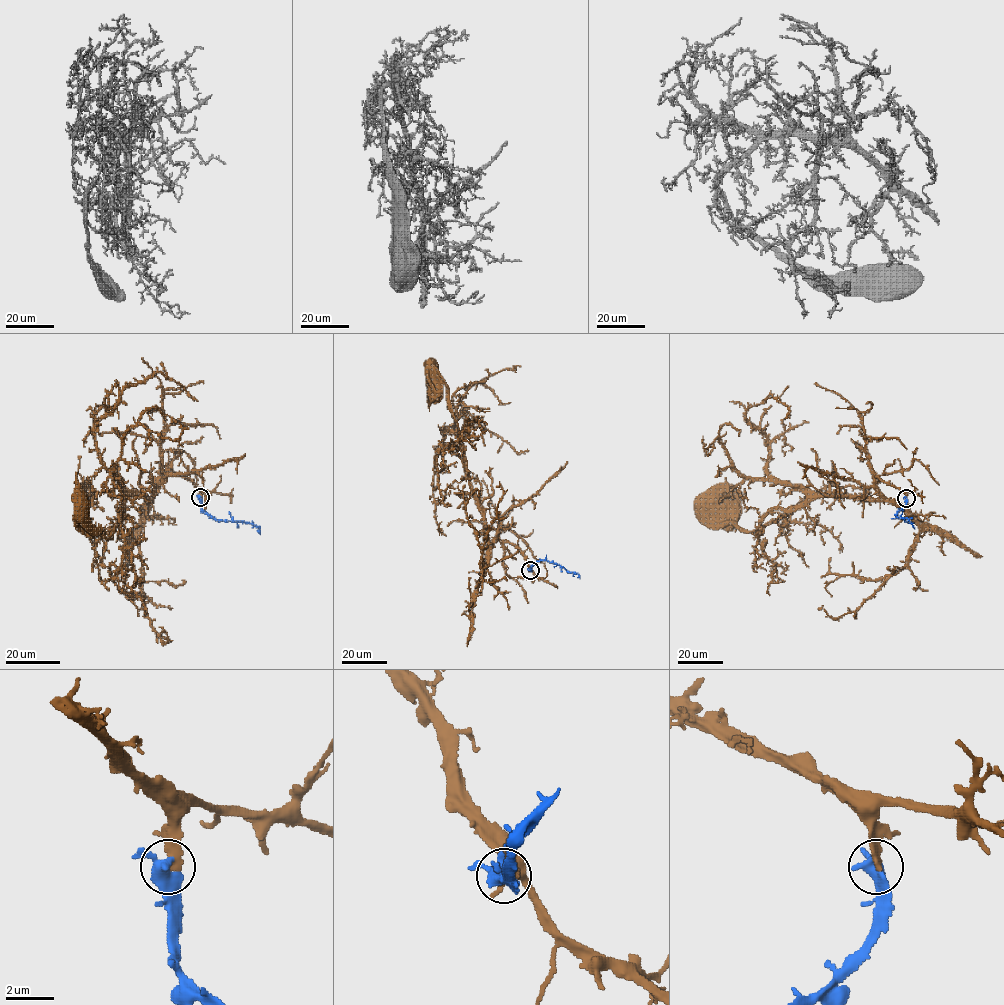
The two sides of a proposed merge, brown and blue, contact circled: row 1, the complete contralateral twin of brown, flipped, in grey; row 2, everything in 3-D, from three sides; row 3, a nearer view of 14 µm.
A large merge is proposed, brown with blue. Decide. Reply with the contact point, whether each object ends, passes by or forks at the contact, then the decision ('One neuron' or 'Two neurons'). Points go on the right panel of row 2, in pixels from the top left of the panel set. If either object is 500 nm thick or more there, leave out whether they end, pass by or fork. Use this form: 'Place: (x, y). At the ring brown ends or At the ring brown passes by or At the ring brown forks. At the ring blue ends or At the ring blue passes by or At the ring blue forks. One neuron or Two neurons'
Place: (906, 498). At the ring brown ends. At the ring blue passes by. One neuron

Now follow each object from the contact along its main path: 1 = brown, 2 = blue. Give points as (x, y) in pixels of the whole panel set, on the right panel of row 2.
1: (906, 497), (878, 476), (877, 498), (808, 500), (754, 530), (717, 524), (713, 512)
2: (906, 497), (906, 502), (897, 516), (907, 519), (914, 528)

